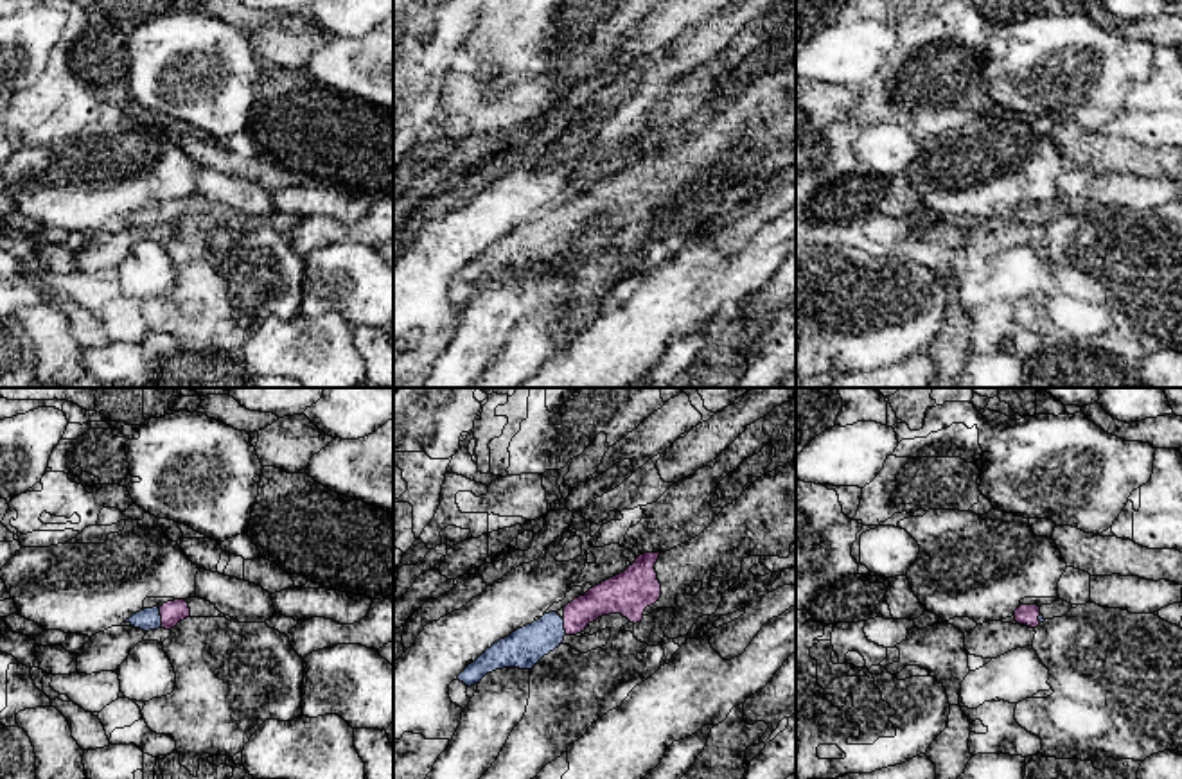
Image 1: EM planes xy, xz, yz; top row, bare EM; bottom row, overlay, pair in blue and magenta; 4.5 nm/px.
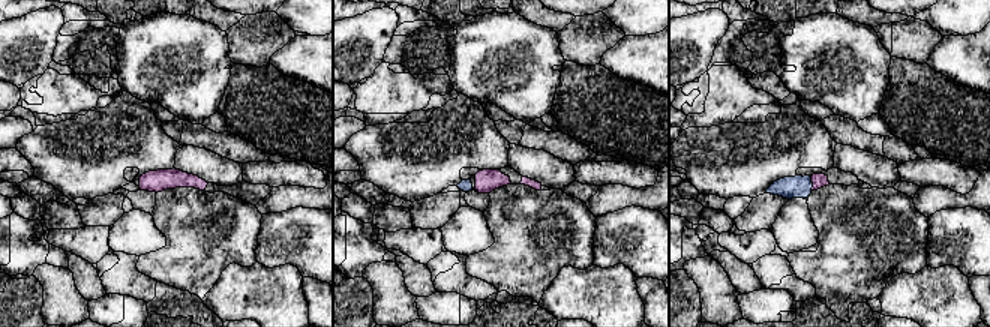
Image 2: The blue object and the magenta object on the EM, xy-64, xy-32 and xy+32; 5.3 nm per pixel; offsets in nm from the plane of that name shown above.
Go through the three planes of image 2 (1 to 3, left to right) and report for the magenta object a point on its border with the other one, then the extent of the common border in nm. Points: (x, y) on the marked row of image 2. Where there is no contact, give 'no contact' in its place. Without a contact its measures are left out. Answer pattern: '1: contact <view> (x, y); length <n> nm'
1: no contact
2: no contact
3: contact xy+32 (812, 183); length 80 nm

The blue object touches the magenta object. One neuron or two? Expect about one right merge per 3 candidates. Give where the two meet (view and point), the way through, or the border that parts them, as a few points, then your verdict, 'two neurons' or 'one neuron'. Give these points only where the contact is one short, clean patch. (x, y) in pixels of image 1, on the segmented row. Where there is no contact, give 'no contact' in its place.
contact xy (160, 618); way xy (146, 620), (160, 618), (173, 612); one neuron

